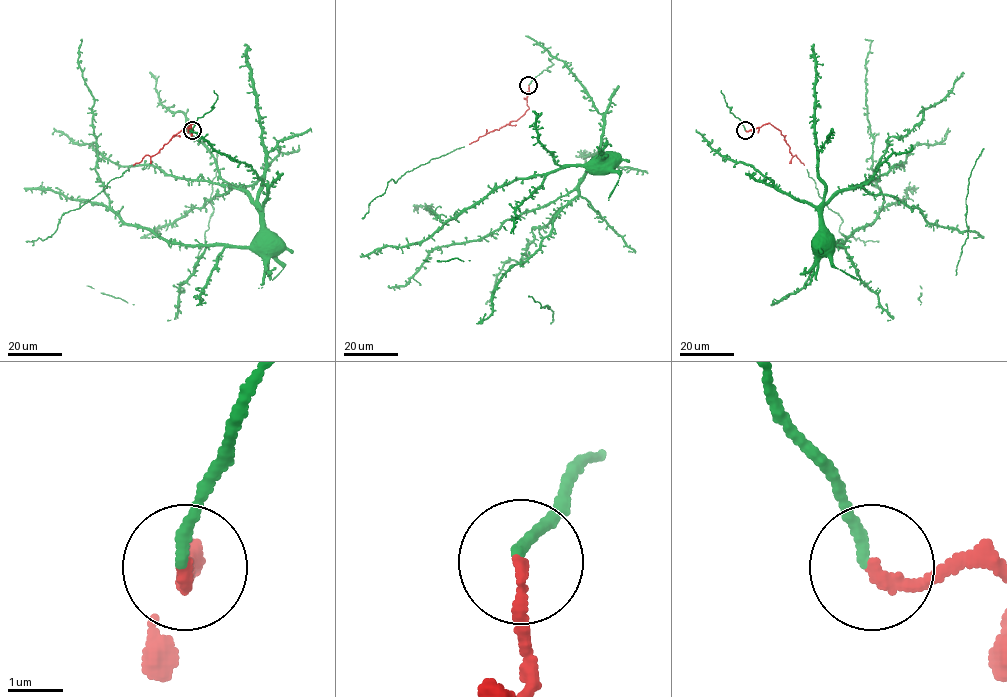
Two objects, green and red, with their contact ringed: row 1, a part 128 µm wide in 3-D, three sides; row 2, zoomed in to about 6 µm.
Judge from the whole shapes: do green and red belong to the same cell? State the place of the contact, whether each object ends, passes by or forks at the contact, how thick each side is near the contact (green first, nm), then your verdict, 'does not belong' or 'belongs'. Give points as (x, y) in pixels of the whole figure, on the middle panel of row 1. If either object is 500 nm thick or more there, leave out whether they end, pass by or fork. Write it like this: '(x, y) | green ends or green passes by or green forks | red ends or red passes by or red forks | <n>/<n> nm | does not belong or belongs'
(528, 85) | green ends | red ends | 200/220 nm | belongs

